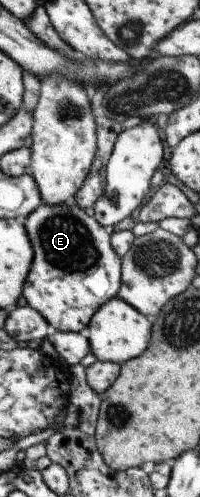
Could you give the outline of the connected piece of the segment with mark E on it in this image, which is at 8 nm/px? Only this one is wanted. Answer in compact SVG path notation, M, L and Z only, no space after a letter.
M68 200L61 205L48 206L44 204L38 205L34 212L30 216L23 218L22 223L24 226L28 226L28 238L32 238L32 250L36 250L36 262L31 262L32 274L28 274L28 286L24 286L24 300L26 304L36 310L36 312L44 318L50 330L60 331L61 333L78 333L79 330L86 327L94 314L94 311L105 302L108 302L111 298L117 296L117 290L120 286L121 281L121 258L117 257L117 254L112 250L109 243L109 229L105 229L100 226L100 223L96 222L93 216L87 216L84 211L75 203L74 200Z

